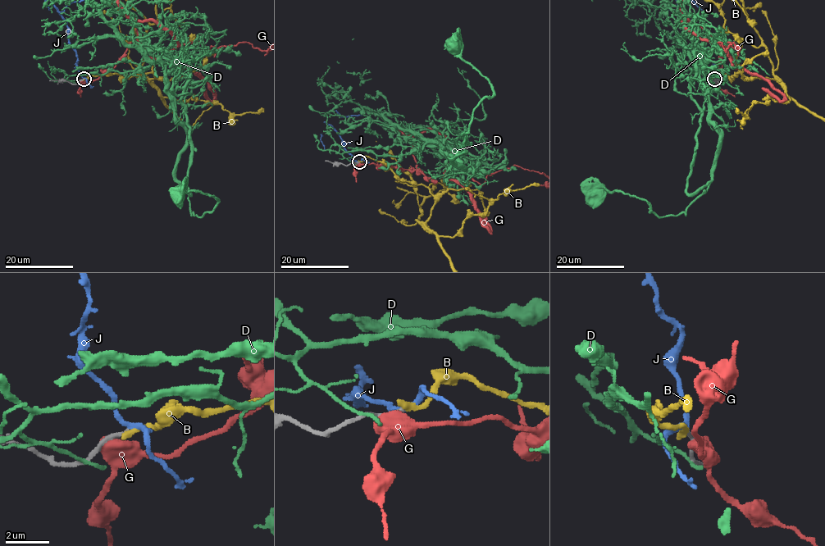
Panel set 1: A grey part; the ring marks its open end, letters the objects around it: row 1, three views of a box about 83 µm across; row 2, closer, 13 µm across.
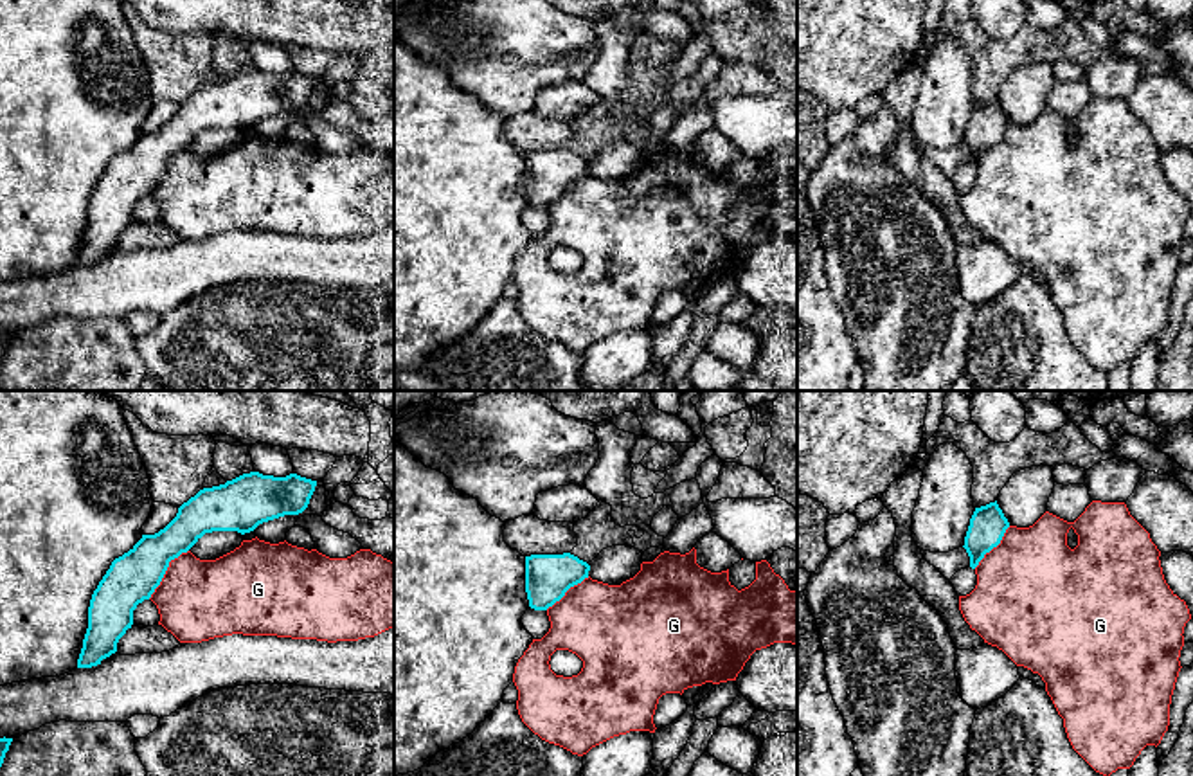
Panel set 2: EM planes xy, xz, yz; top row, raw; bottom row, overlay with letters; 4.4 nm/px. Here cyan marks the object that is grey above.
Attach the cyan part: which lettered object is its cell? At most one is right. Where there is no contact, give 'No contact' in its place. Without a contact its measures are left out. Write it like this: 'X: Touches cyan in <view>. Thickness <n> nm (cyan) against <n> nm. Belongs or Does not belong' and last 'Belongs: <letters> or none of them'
B: No contact. Does not belong
D: No contact. Does not belong
G: Touches cyan in xy. Thickness 220 nm (cyan) against 360 nm. Does not belong
J: No contact. Does not belong
Belongs: none of them

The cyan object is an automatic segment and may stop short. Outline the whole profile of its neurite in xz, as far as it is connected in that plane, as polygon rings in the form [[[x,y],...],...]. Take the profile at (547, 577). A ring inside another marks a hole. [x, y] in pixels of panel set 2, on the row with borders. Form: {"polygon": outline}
{"polygon": [[[570,553],[525,556],[525,592],[529,607],[547,610],[565,592],[588,578],[590,565]]]}

